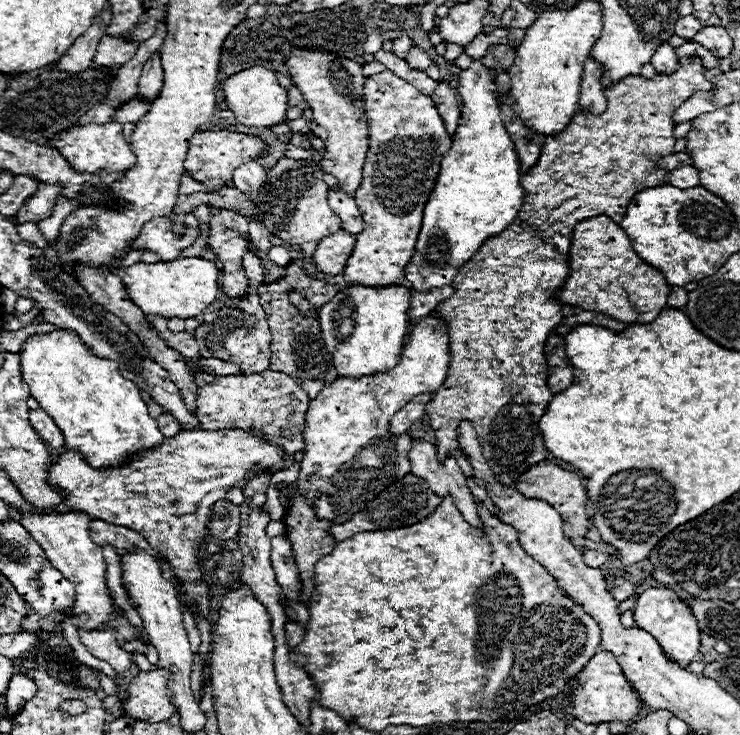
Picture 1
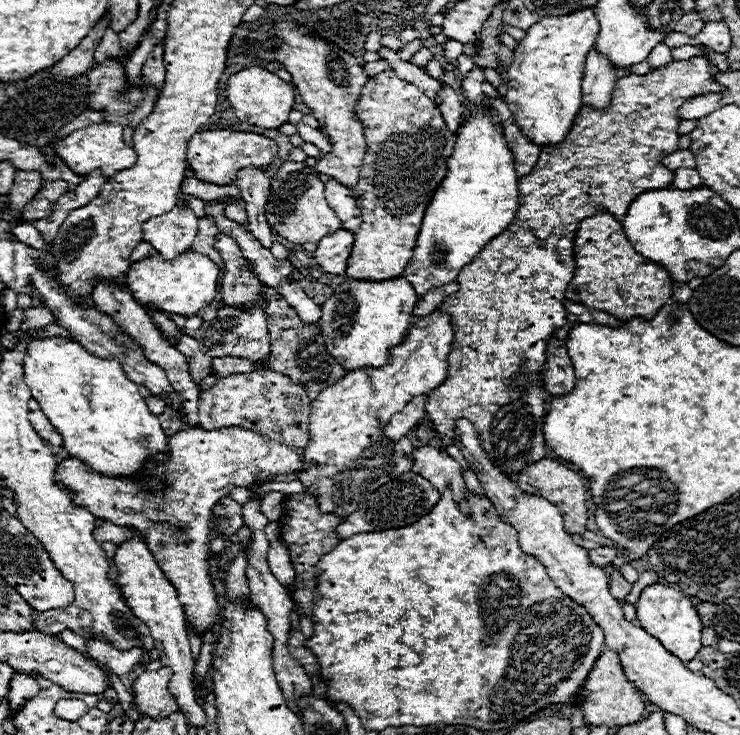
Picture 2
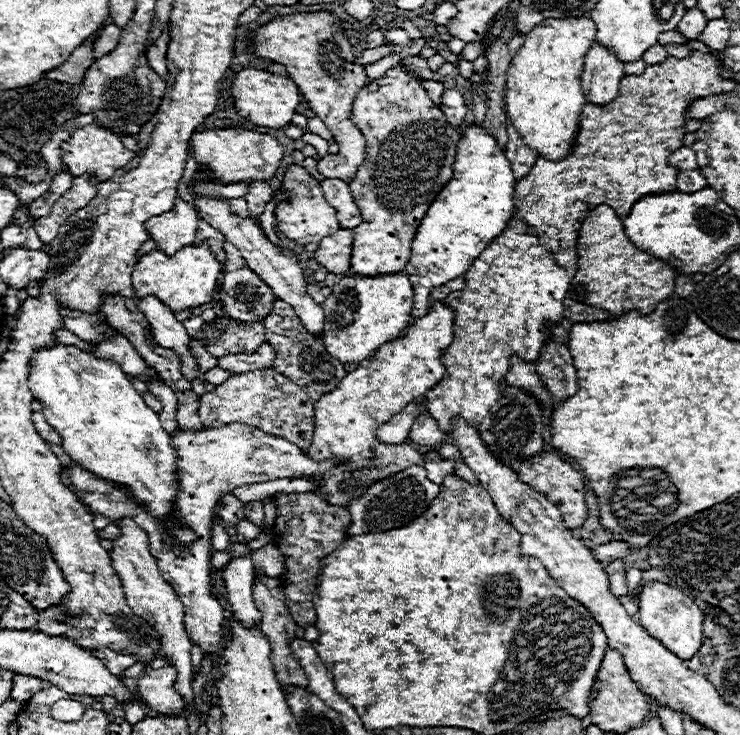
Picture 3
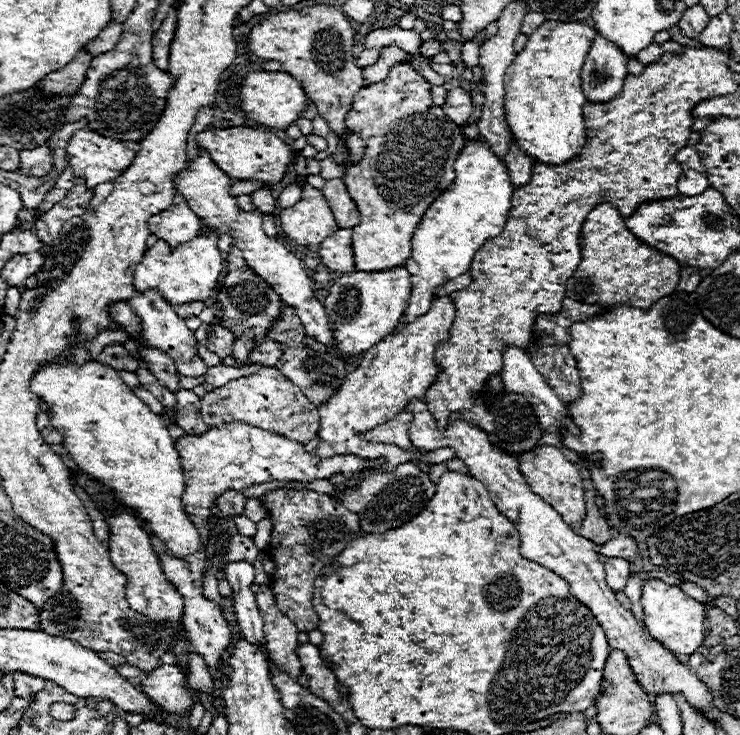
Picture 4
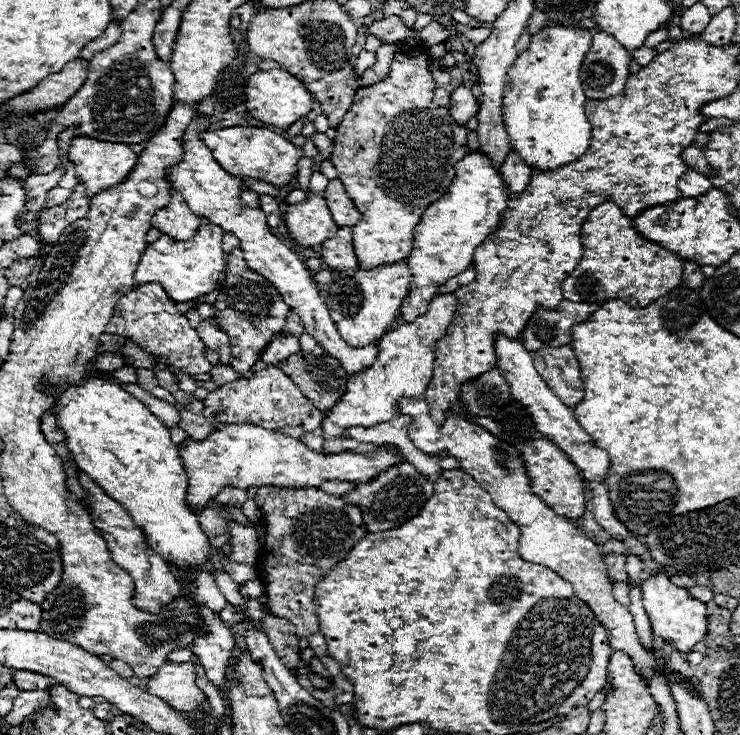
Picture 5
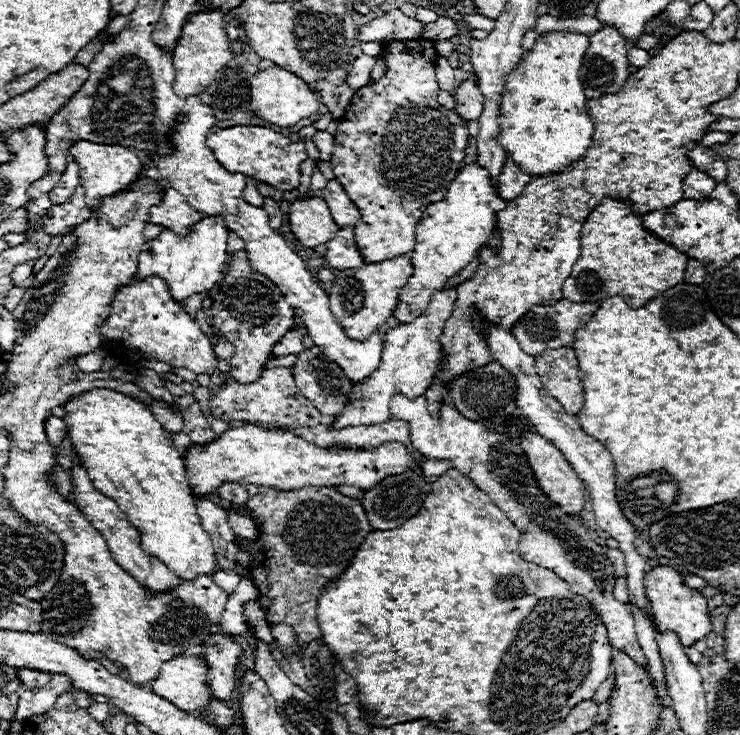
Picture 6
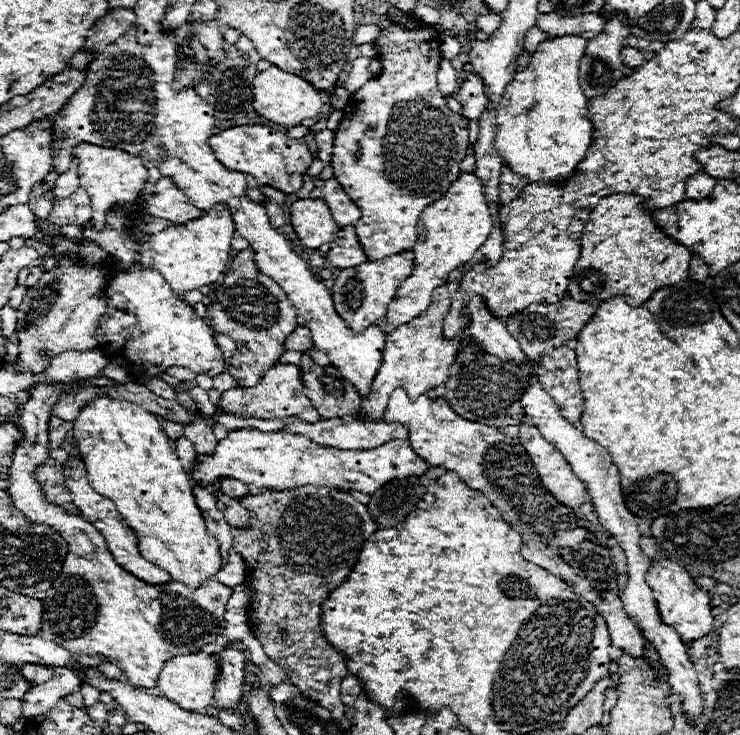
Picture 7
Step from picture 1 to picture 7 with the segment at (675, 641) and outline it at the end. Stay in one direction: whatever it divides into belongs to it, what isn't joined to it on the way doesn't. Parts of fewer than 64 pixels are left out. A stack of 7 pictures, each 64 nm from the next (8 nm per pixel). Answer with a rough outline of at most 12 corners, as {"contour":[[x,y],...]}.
{"contour":[[682,564],[646,574],[662,620],[684,642],[712,630],[710,592]]}

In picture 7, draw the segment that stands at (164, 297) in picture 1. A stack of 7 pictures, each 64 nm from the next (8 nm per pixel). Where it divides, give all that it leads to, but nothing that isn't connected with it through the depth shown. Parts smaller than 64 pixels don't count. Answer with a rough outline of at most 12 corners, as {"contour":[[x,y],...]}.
{"contour":[[222,204],[142,242],[174,294],[218,280],[234,222]]}

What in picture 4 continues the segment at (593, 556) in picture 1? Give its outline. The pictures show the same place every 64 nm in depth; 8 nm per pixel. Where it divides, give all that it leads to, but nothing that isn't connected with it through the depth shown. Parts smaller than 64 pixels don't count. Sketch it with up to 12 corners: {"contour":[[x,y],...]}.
{"contour":[[618,536],[596,548],[600,556],[630,558],[638,542]]}

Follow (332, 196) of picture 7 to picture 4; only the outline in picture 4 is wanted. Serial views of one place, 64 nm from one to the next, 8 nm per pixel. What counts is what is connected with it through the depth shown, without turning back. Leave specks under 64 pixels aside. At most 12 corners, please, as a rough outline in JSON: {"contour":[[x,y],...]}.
{"contour":[[340,178],[326,180],[324,198],[340,228],[360,224],[360,212]]}

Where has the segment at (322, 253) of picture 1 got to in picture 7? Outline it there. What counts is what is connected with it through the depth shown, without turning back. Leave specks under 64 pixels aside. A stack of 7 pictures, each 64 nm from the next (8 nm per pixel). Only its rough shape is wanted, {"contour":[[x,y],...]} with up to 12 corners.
{"contour":[[354,226],[340,228],[328,250],[334,268],[366,262]]}

